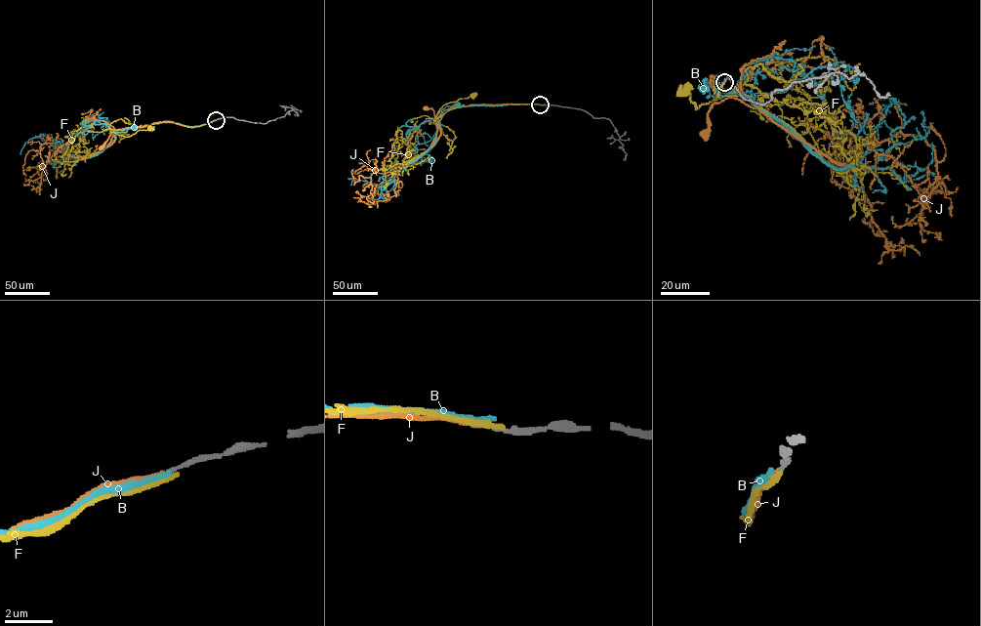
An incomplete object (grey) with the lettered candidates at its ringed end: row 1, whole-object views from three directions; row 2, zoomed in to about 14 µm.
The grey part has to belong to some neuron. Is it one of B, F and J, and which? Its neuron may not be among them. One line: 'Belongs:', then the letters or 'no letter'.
Belongs: J

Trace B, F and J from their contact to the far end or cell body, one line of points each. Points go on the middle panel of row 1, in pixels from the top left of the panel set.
B: (540, 104), (457, 107), (447, 110), (435, 122), (436, 115), (442, 109), (458, 104)
F: (540, 104), (476, 104), (451, 108), (440, 116), (440, 134), (431, 145), (440, 108), (472, 96)
J: (540, 104), (451, 107), (438, 116), (440, 135), (430, 147), (437, 126), (433, 111), (426, 108)

